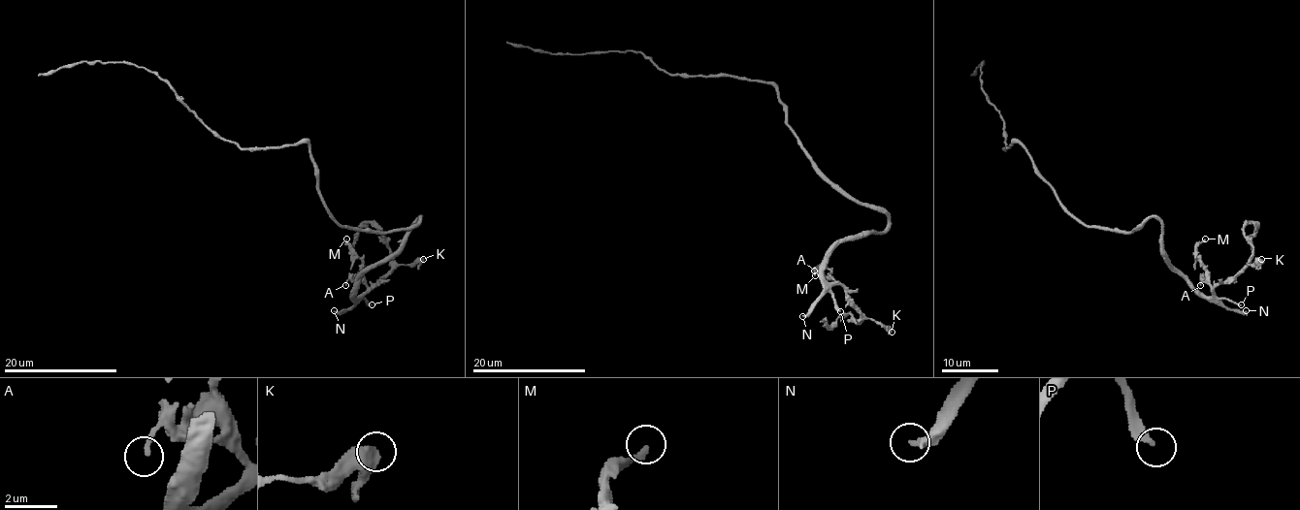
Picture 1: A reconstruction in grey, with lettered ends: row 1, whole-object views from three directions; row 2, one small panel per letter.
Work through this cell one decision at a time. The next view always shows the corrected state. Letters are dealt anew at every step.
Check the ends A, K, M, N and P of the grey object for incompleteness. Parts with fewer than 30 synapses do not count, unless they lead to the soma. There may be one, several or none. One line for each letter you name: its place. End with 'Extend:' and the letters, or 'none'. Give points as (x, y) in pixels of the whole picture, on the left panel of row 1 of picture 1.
N: place (334, 310)
P: place (372, 304)
Extend: N, P

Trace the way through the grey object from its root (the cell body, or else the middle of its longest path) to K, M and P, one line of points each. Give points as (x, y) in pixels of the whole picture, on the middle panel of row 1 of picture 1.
K: (802, 145), (835, 185), (887, 216), (883, 232), (843, 239), (824, 278), (892, 332)
M: (802, 145), (835, 185), (887, 216), (883, 232), (830, 252), (824, 278), (835, 282), (824, 267), (815, 275)
P: (802, 145), (835, 185), (887, 216), (883, 232), (849, 237), (828, 258), (824, 280), (840, 311)

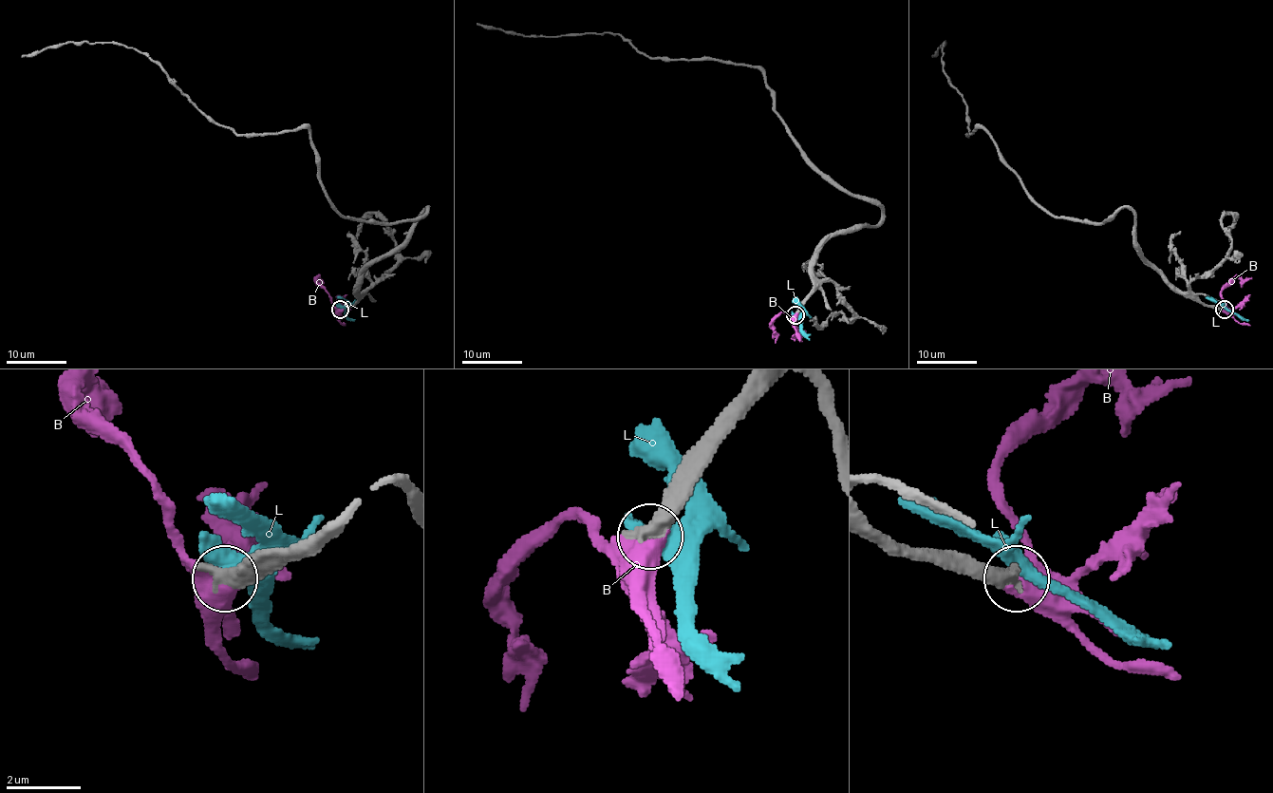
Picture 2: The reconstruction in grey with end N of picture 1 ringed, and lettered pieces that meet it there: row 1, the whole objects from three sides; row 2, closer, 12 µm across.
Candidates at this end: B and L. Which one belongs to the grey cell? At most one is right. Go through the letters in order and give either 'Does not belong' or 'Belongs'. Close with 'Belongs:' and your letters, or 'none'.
B: Belongs
L: Does not belong
Belongs: B

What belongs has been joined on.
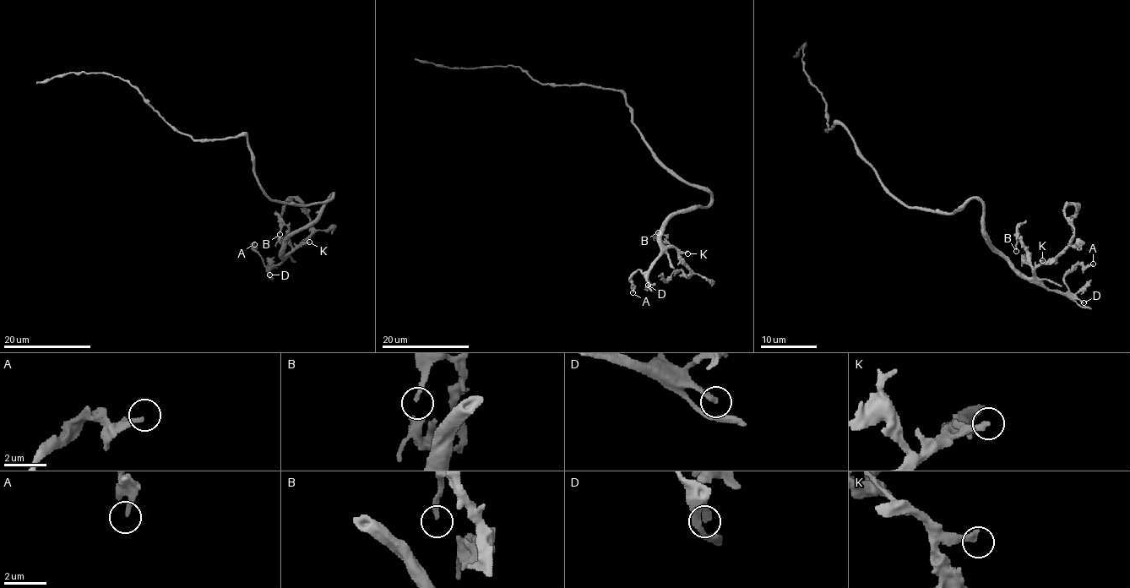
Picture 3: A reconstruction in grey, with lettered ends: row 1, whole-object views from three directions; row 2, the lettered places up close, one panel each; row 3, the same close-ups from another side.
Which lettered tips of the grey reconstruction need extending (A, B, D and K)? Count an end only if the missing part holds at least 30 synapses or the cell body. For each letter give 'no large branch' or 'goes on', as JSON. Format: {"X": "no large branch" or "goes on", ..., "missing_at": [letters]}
{"A": "no large branch", "B": "no large branch", "D": "goes on", "K": "no large branch", "missing_at": ["D"]}

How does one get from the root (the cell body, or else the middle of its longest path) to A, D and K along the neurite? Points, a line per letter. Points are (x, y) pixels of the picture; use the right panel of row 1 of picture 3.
A: (897, 198), (946, 213), (978, 198), (988, 241), (1051, 290), (1065, 293), (1072, 268), (1093, 264)
D: (897, 198), (912, 207), (946, 213), (978, 198), (982, 232), (1022, 274), (1083, 302)
K: (897, 198), (912, 207), (946, 213), (978, 198), (982, 232), (1022, 274), (1031, 277), (1042, 260)

